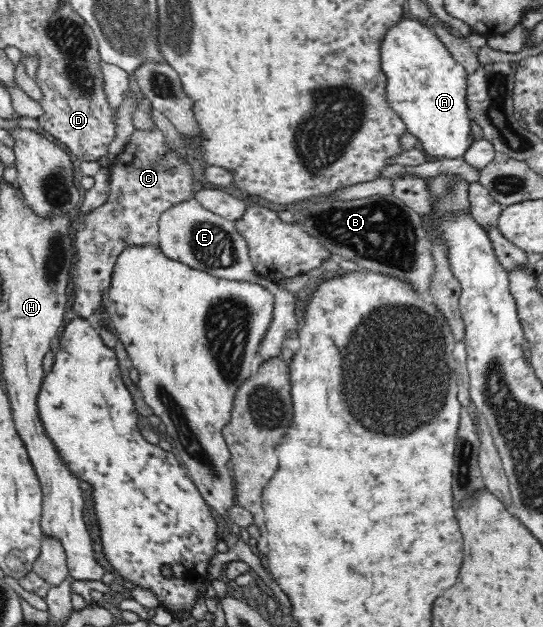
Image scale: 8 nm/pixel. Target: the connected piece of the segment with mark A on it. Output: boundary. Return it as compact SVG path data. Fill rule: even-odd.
M401 19L383 37L381 66L386 74L389 106L417 137L422 150L438 159L463 158L475 140L468 113L468 73L448 51L432 26L418 19Z

